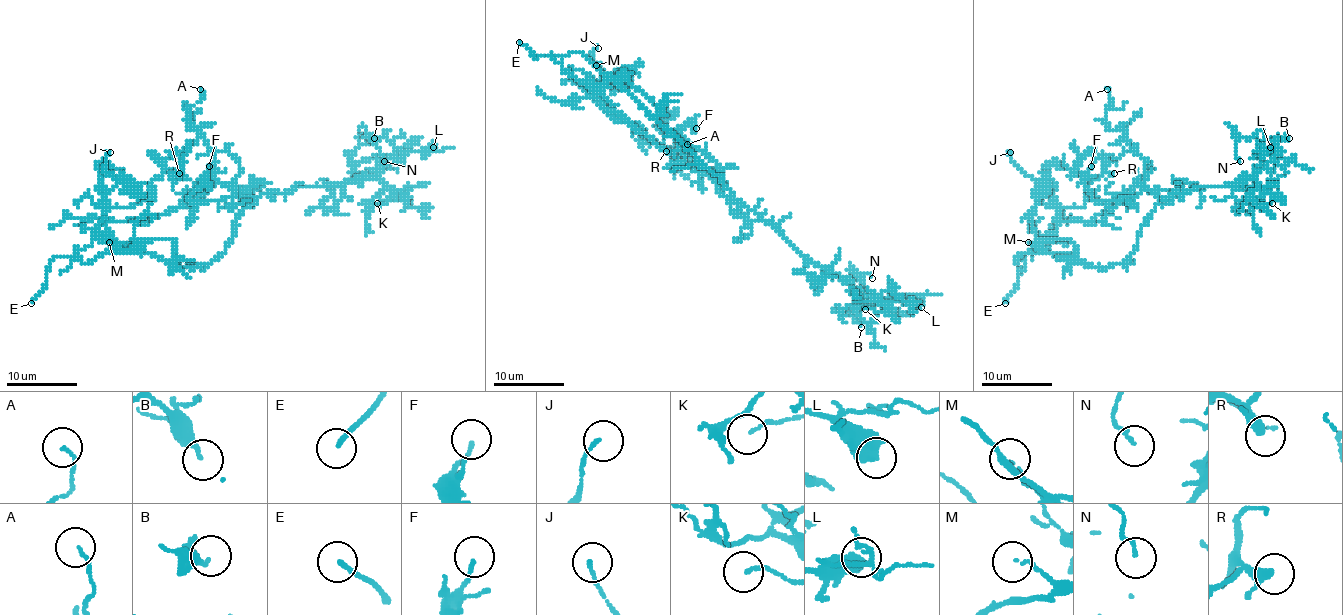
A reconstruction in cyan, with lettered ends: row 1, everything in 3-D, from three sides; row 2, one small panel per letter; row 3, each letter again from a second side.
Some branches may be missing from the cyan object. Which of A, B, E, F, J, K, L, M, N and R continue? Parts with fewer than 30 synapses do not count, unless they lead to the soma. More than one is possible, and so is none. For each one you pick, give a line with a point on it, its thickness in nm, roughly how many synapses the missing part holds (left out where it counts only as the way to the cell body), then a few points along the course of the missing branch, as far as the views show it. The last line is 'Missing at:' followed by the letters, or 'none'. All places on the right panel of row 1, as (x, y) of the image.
E: (1005, 303) | 180 nm | (1005, 303), (1001, 312), (1040, 310), (1042, 315), (1036, 317)
Missing at: E

